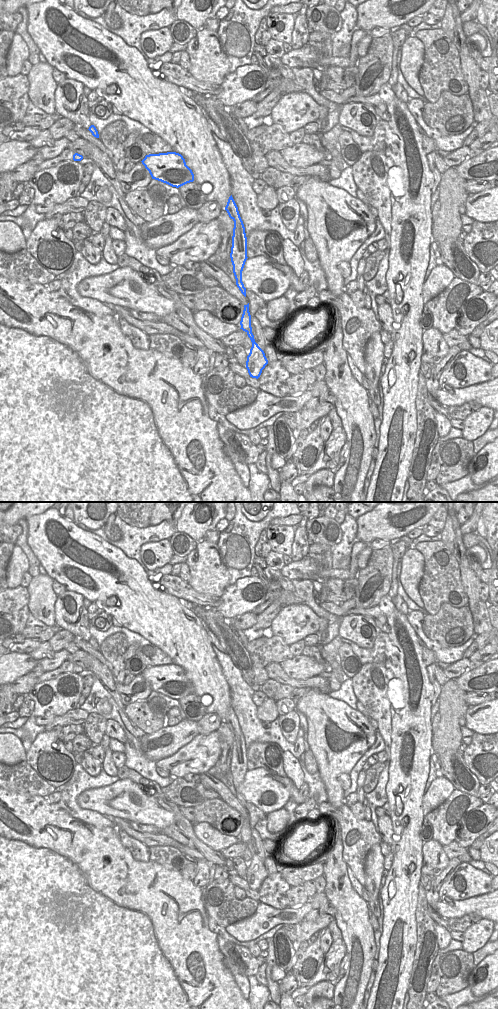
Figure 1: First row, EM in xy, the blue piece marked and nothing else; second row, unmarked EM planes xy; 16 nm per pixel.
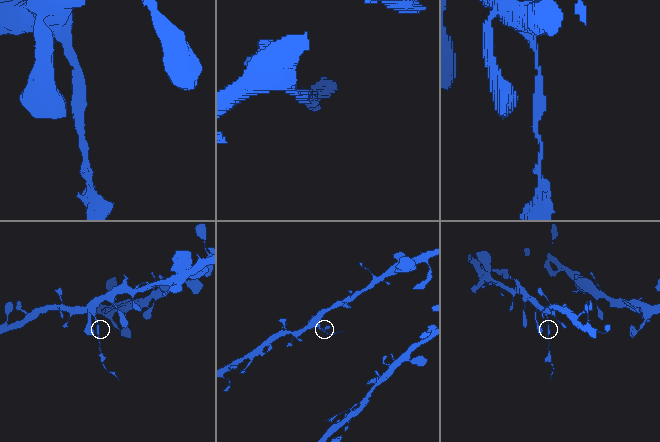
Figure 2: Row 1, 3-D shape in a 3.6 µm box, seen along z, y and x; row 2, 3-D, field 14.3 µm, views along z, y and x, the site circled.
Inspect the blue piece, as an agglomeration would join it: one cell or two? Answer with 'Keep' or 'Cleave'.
Cleave

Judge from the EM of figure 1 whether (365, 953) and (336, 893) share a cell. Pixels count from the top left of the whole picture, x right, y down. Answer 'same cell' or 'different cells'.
same cell

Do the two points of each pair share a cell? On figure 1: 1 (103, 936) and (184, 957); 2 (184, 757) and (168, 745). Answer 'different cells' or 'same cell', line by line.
1: same cell
2: different cells

